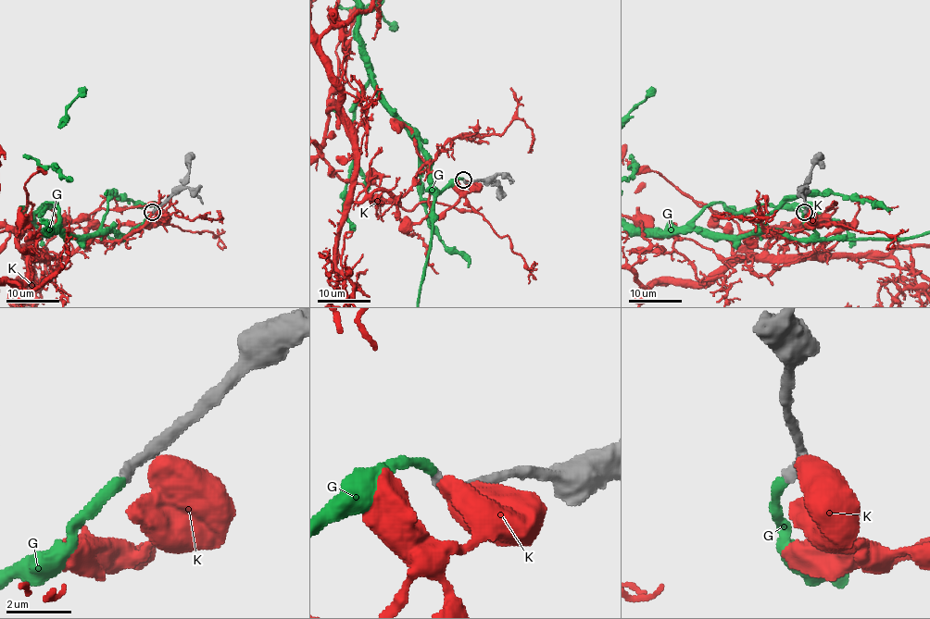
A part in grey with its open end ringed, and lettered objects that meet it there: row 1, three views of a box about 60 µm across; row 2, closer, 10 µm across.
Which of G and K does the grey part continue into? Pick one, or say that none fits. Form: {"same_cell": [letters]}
{"same_cell": ["G"]}

